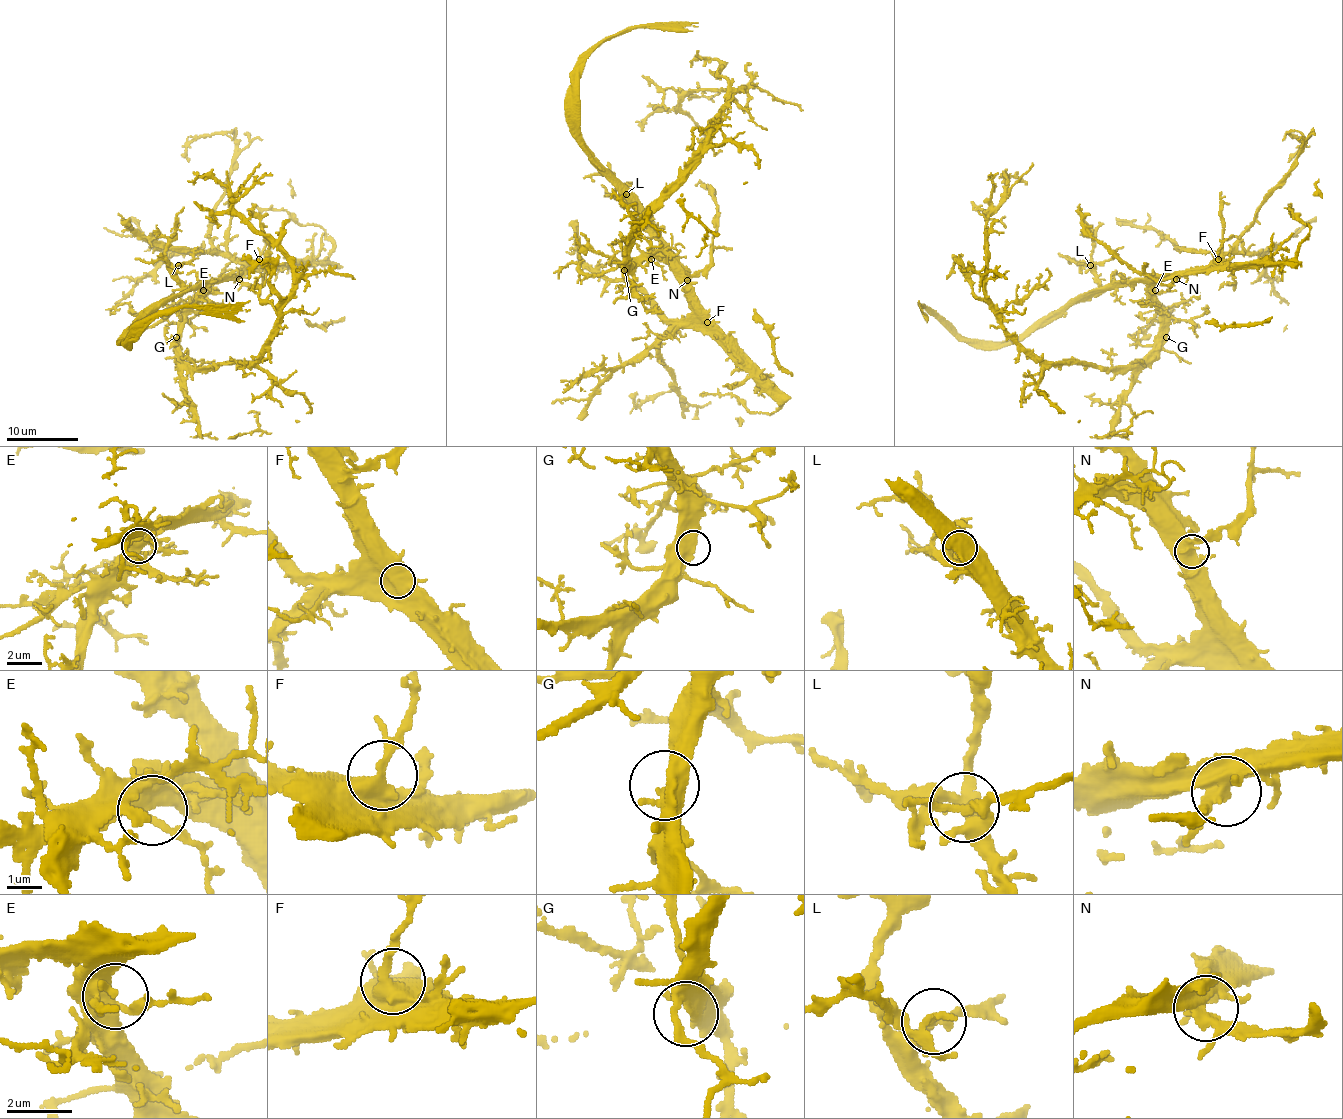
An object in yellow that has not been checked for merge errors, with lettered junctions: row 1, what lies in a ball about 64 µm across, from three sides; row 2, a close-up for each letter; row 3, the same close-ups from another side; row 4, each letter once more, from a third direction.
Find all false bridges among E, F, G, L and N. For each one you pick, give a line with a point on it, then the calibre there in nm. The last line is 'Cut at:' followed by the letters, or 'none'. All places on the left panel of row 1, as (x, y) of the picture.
Cut at: none

